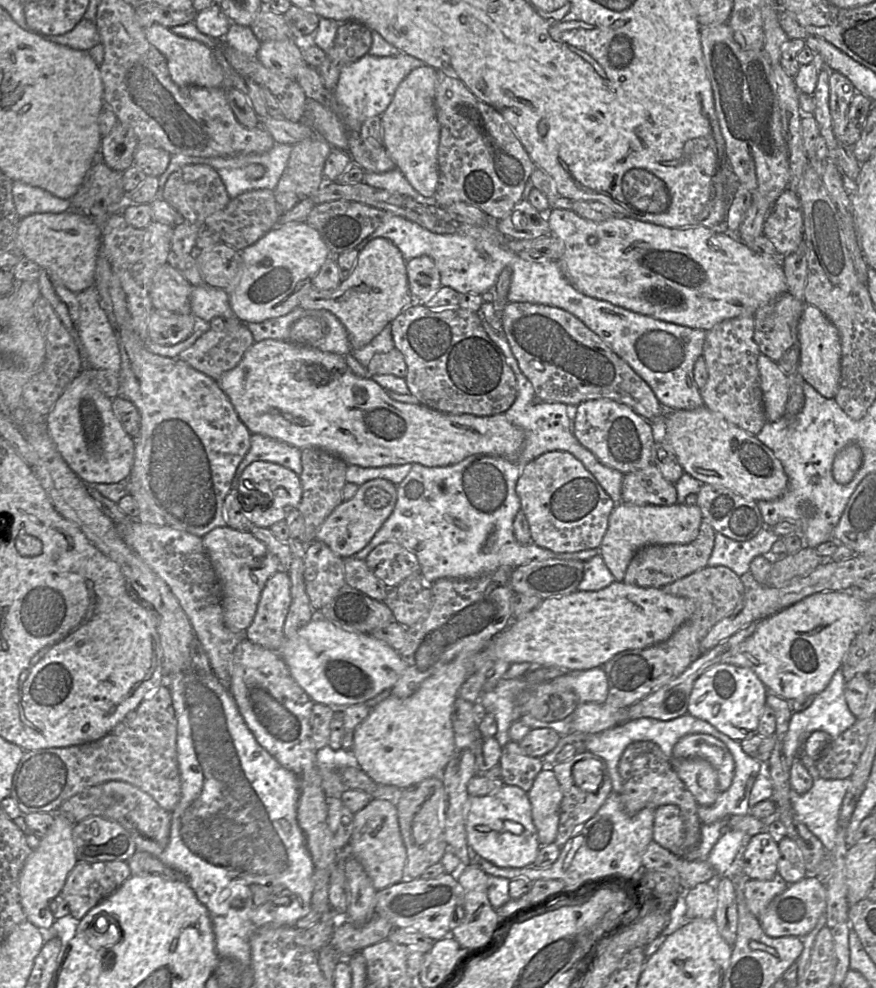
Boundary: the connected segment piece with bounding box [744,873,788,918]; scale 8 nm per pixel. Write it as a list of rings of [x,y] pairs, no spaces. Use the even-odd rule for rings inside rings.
[[[776,873],[771,880],[747,879],[744,895],[750,912],[759,918],[772,900],[788,887],[786,881]]]

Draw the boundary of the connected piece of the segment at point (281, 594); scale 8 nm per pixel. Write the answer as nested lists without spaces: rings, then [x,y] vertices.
[[[277,571],[267,581],[254,619],[244,637],[264,648],[278,652],[284,639],[284,624],[291,604],[288,572]]]

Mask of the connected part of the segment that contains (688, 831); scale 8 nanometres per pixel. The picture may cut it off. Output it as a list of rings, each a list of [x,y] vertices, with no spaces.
[[[636,741],[629,744],[618,764],[623,784],[619,801],[624,812],[630,817],[644,808],[657,809],[663,805],[676,805],[680,809],[684,822],[684,848],[692,850],[699,845],[701,840],[702,822],[697,812],[699,804],[675,773],[669,760],[661,748],[652,741]]]

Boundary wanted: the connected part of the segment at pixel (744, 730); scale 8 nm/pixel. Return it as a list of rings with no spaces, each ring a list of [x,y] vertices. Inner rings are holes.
[[[719,663],[707,669],[695,680],[688,701],[687,713],[707,721],[718,731],[741,742],[757,734],[767,694],[767,687],[751,669]]]

